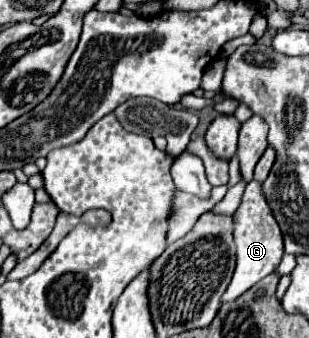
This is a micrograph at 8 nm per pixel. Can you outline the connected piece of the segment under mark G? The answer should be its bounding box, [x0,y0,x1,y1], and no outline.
[222,180,284,304]

